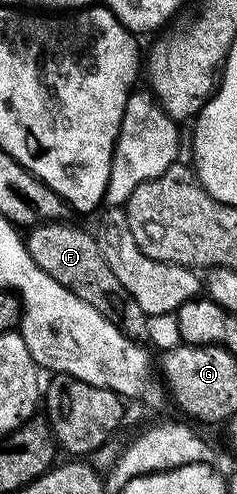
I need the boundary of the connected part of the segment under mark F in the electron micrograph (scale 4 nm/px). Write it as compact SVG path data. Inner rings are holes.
M65 220L43 222L28 231L29 238L27 234L24 243L31 252L31 260L35 260L35 264L39 264L39 268L43 268L51 280L63 284L63 288L75 292L79 300L91 304L91 308L107 316L107 320L111 320L111 324L118 326L127 337L134 340L148 339L149 315L143 312L143 308L139 308L139 304L135 304L127 288L119 284L115 272L107 268L107 260L103 260L99 252L96 237L90 231L88 234L67 223Z

